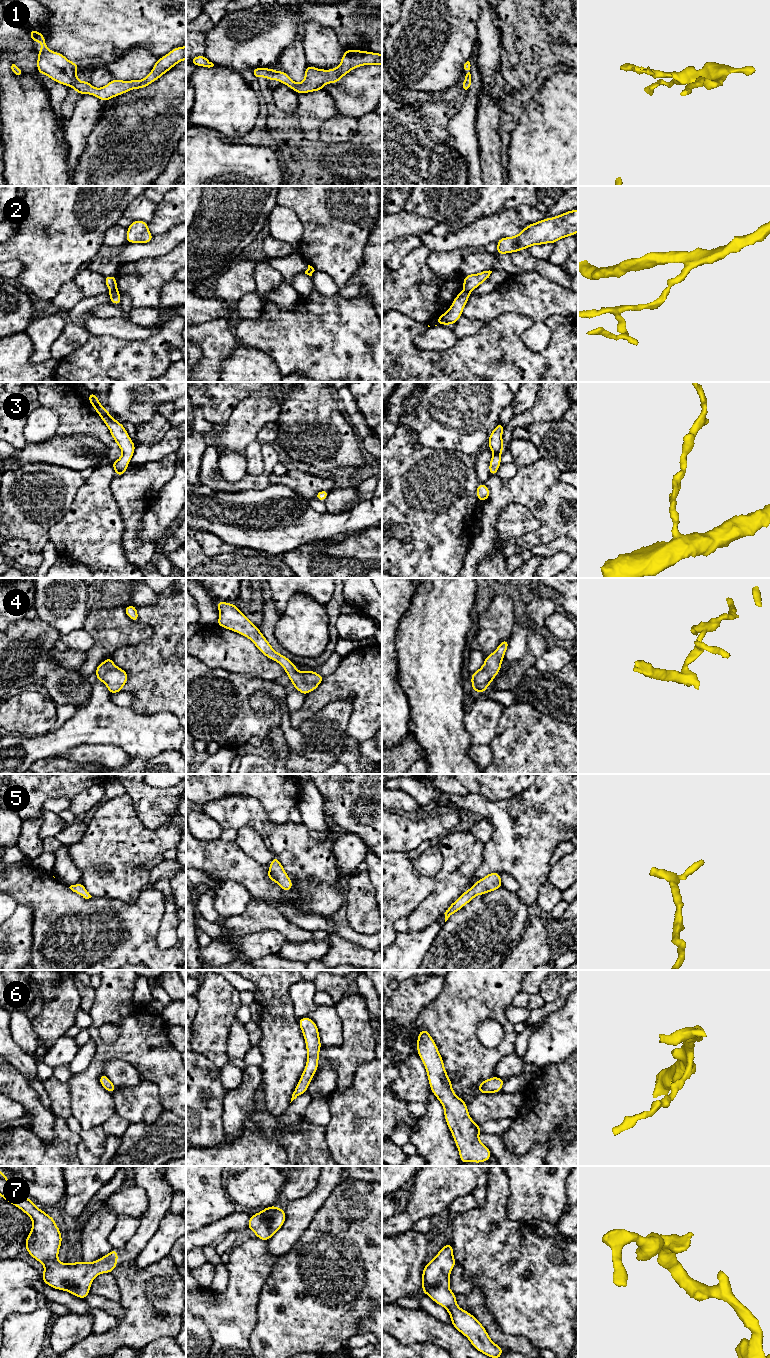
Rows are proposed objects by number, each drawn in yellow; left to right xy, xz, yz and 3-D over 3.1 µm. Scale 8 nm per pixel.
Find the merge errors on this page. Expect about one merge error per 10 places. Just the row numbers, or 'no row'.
2

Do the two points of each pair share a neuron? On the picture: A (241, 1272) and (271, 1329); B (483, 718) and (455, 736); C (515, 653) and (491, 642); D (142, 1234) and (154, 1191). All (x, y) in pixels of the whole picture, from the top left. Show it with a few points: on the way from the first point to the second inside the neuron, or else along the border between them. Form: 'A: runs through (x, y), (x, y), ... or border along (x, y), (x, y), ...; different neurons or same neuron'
A: border along (264, 1281), (257, 1307), (257, 1322), (253, 1327); different neurons
B: border along (464, 713), (464, 727), (472, 744); different neurons
C: border along (515, 623), (509, 639); different neurons
D: runs through (149, 1223), (154, 1215), (154, 1202); same neuron

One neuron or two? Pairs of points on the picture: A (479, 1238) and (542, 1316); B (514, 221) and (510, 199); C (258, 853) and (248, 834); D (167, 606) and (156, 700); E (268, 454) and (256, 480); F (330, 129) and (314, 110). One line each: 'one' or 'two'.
A: one
B: two
C: one
D: one
E: one
F: two

